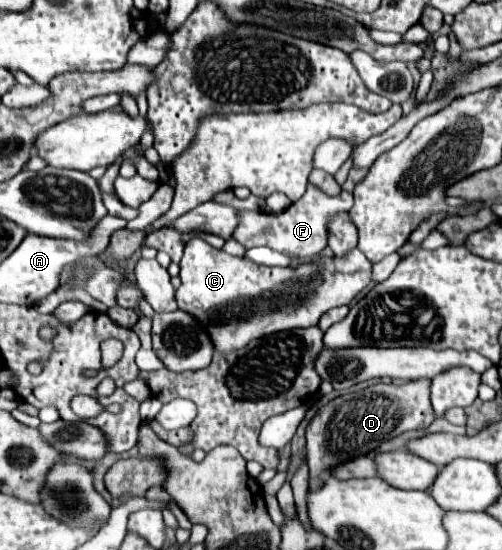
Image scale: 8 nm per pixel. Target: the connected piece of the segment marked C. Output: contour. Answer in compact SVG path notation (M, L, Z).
M192 237L180 261L182 285L176 289L176 301L178 309L190 313L204 327L216 353L232 353L254 339L316 325L328 309L348 305L358 291L372 283L370 269L372 263L358 249L344 257L318 257L296 267L262 267Z

